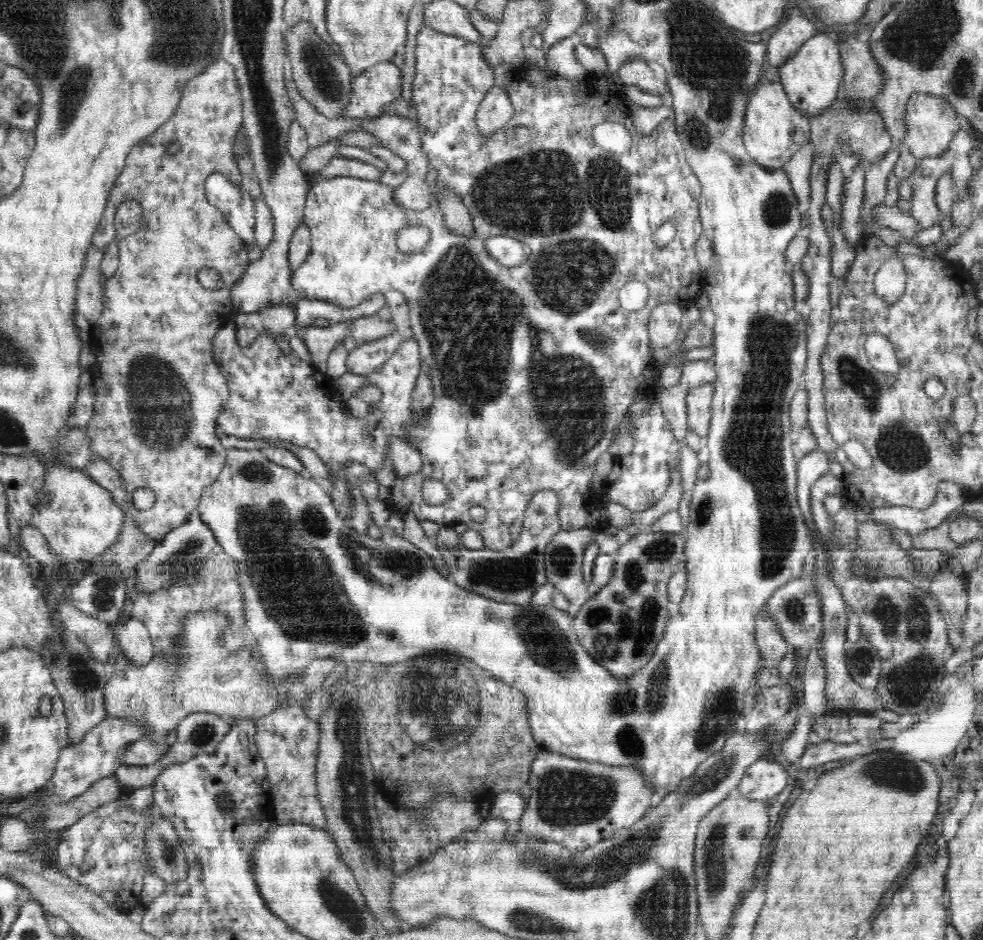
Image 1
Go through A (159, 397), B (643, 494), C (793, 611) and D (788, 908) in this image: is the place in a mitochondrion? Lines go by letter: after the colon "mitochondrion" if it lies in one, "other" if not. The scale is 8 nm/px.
A: mitochondrion
B: other
C: other
D: other

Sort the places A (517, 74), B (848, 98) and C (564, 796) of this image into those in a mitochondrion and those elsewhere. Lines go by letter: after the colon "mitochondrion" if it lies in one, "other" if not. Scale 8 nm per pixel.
A: other
B: other
C: mitochondrion

